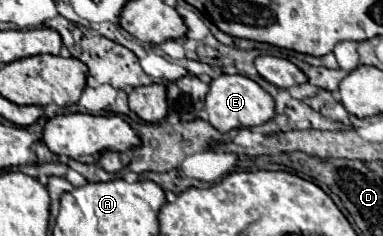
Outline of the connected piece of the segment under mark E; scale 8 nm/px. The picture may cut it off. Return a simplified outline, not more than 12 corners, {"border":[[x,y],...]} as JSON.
{"border":[[254,80],[210,82],[208,122],[228,132],[274,118],[274,100]]}

